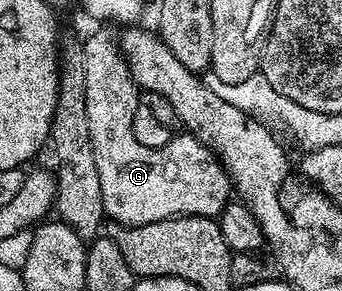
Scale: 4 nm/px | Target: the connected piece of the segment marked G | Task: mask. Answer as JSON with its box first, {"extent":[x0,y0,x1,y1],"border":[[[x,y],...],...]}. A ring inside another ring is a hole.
{"extent":[82,27,234,226],"border":[[[96,27],[89,35],[88,41],[83,42],[82,59],[82,67],[86,69],[86,115],[90,118],[90,139],[94,147],[94,163],[98,163],[105,218],[127,226],[165,221],[167,217],[219,218],[222,210],[230,204],[234,190],[224,165],[211,149],[187,131],[181,132],[181,137],[180,134],[173,136],[172,141],[161,149],[147,149],[134,139],[134,111],[142,104],[142,97],[135,84],[116,85],[116,69],[125,68],[124,55],[117,34],[108,29],[111,28]]]}

